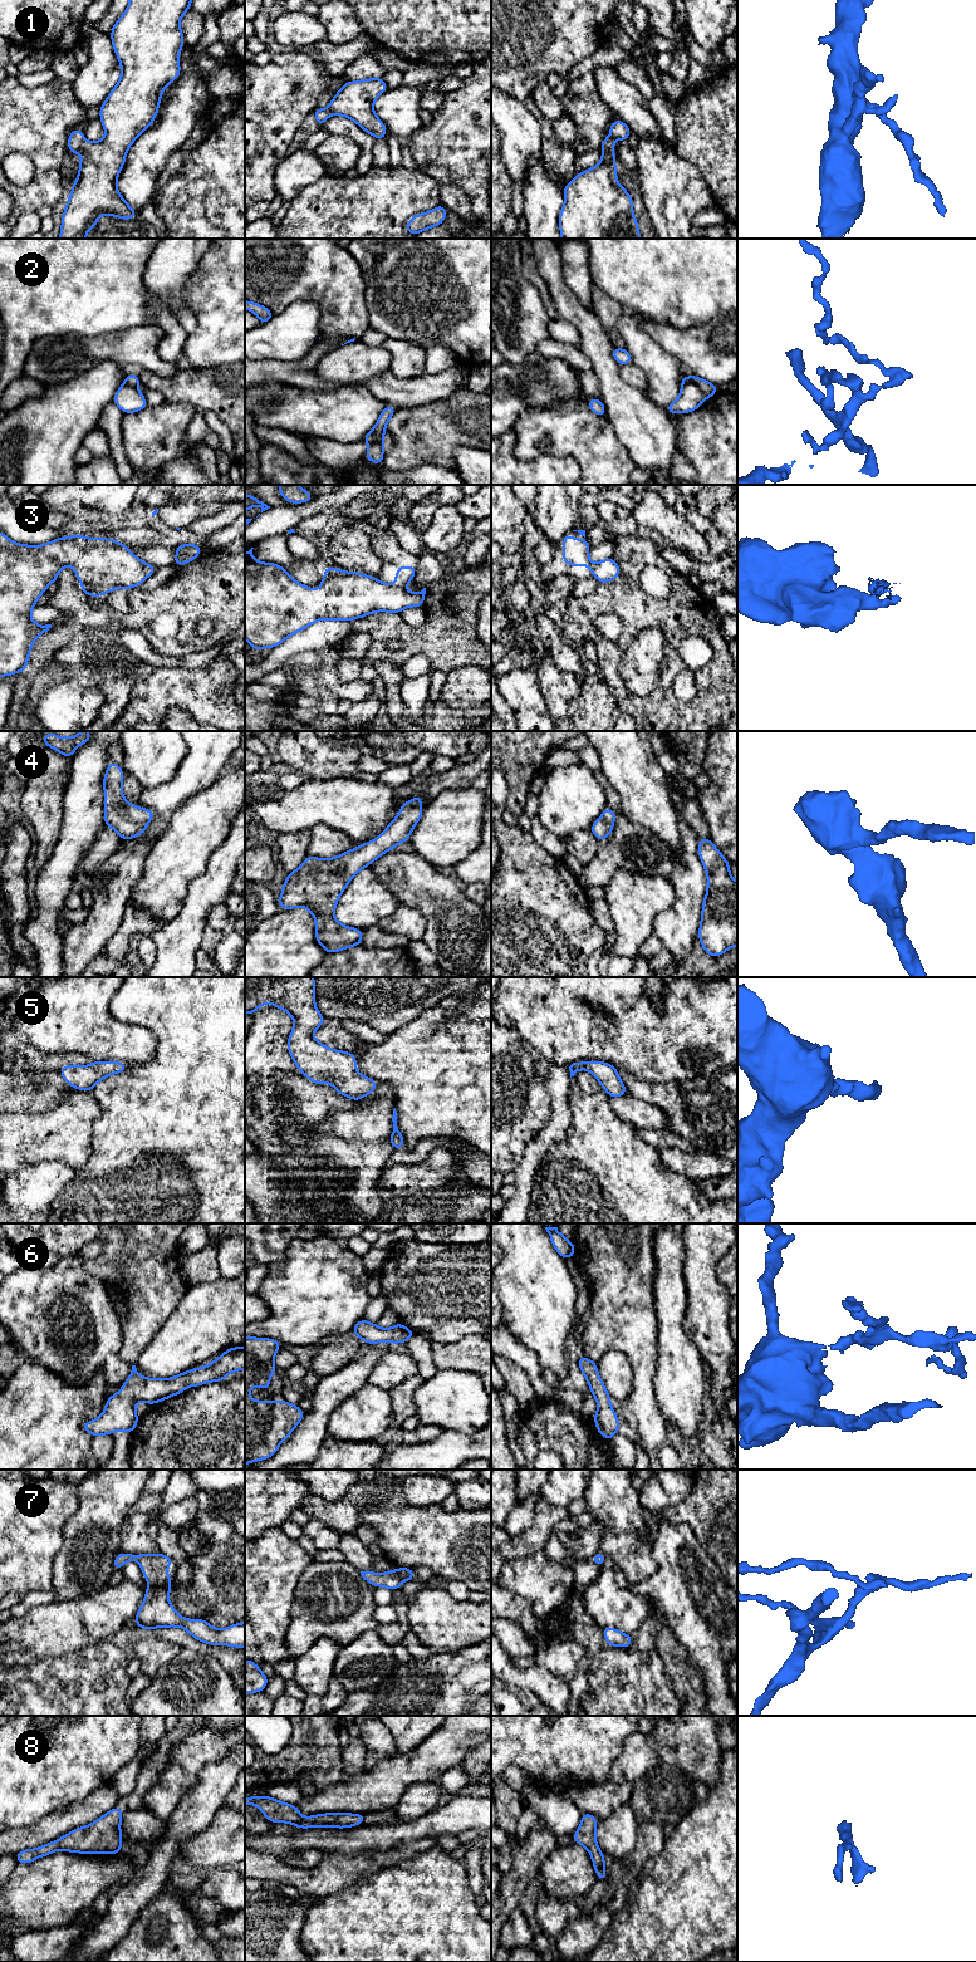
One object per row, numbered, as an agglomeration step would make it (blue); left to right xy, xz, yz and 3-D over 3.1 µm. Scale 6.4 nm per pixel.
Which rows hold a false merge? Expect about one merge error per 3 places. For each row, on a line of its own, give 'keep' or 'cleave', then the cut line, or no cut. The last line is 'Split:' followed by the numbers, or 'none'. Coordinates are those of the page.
1: keep | no cut
2: cleave | yz (682, 384), (694, 382), (705, 397)
3: cleave | xz (393, 585), (403, 587)
4: keep | no cut
5: keep | no cut
6: keep | no cut
7: keep | no cut
8: keep | no cut
Split: 2, 3

